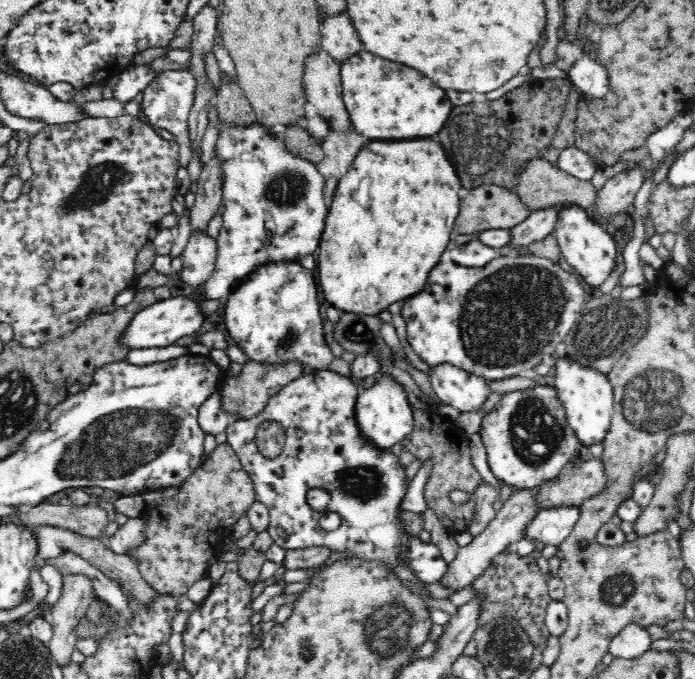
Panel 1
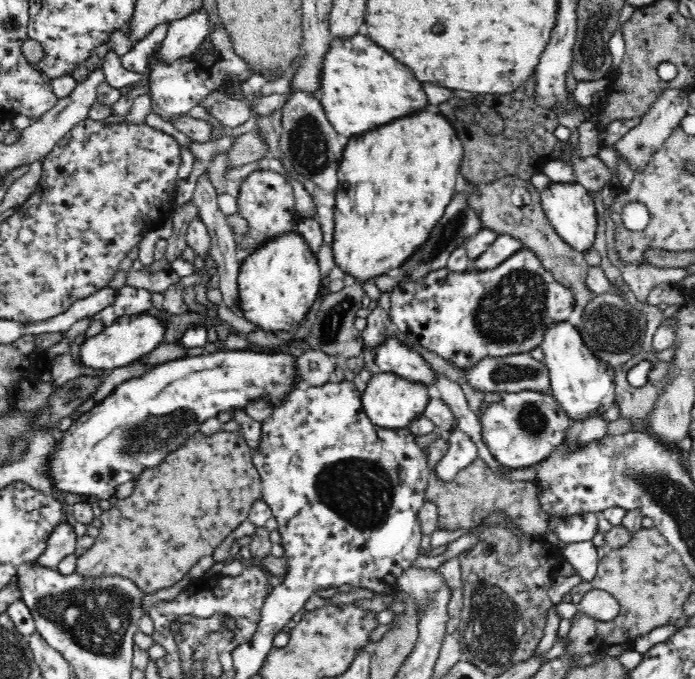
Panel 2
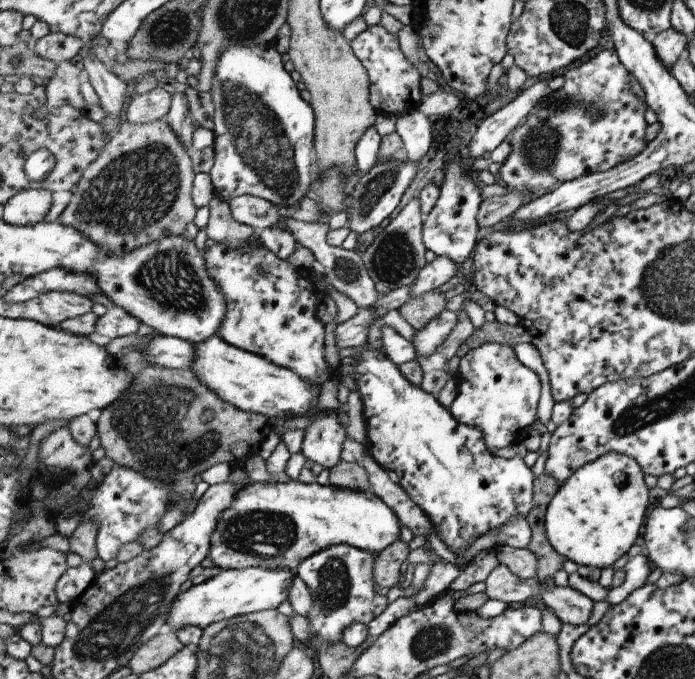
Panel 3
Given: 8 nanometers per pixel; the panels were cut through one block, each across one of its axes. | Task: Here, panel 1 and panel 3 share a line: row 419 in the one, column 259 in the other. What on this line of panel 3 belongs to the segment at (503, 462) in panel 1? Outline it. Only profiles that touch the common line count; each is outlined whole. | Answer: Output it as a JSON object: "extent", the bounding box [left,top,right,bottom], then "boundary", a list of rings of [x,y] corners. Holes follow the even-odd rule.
{"extent":[209,480,401,573],"boundary":[[[293,480],[287,483],[247,482],[237,492],[231,508],[221,514],[209,556],[213,565],[222,570],[261,567],[269,570],[284,568],[297,573],[303,560],[341,543],[373,554],[383,552],[401,536],[401,525],[398,513],[372,491],[359,492],[331,484],[305,484]]]}

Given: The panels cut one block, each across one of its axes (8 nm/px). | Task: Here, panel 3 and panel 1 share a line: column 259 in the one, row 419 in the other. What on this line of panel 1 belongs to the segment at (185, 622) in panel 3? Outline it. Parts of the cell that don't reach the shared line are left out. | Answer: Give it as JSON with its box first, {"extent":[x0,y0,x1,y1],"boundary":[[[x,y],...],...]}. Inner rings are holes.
{"extent":[554,357,615,446],"boundary":[[[560,357],[555,363],[554,386],[564,405],[569,426],[572,427],[579,442],[584,446],[602,442],[610,430],[611,418],[615,411],[611,382],[606,375],[596,369],[585,368],[585,366],[577,364],[576,361],[572,361],[570,357]]]}

